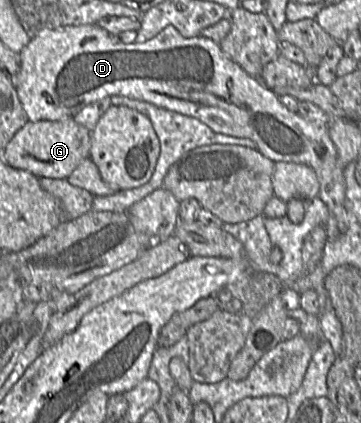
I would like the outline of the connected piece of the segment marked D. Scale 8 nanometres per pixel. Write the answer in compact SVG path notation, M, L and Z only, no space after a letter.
M98 24L80 25L80 26L67 26L57 30L46 31L42 34L31 38L27 46L22 49L19 53L20 56L20 70L16 78L16 92L21 105L26 113L28 121L37 122L42 120L48 121L59 121L67 117L73 117L85 106L101 100L105 97L122 96L134 100L144 101L151 103L157 107L164 108L170 111L178 112L180 114L196 118L209 126L214 132L222 133L225 135L248 138L256 144L256 149L265 157L269 158L273 162L294 162L299 164L305 164L311 167L319 181L320 188L318 197L327 205L329 211L329 218L325 224L325 230L327 238L335 239L341 232L338 228L338 222L333 216L332 212L337 206L344 206L345 200L345 180L344 172L340 163L338 162L337 150L332 142L326 123L313 123L301 117L298 113L289 111L279 100L279 96L267 88L260 78L255 78L248 75L239 65L232 62L221 50L218 44L213 42L211 39L204 38L201 36L194 38L184 38L173 26L165 27L157 36L154 38L141 43L122 44L111 39L110 34Z

